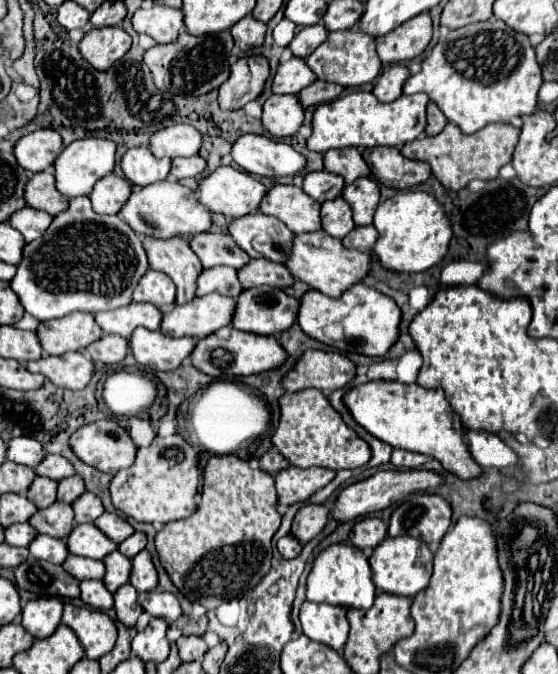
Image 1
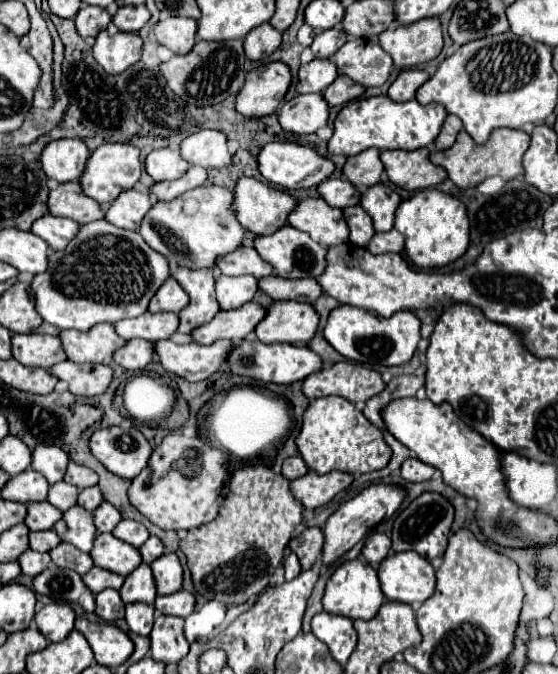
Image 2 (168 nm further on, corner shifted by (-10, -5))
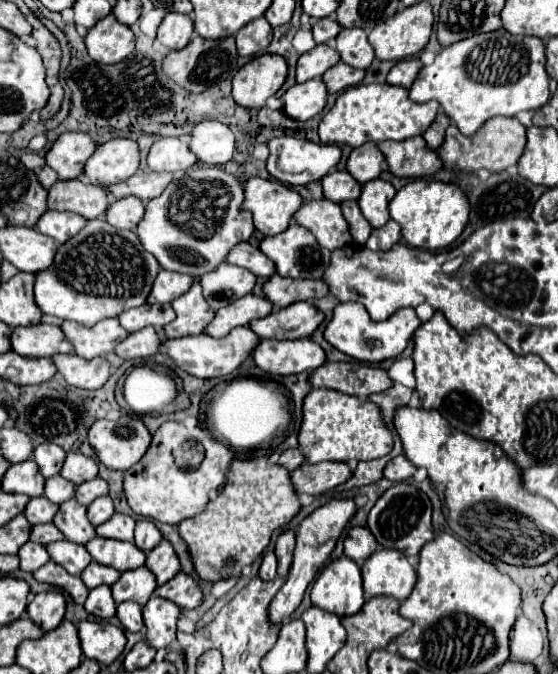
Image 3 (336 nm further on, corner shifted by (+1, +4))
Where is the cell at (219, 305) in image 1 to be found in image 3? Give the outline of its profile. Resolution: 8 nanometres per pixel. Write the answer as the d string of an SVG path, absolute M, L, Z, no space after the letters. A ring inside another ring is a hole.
M250 293L242 299L236 299L232 305L218 309L214 321L206 327L206 333L210 337L226 337L234 327L248 325L254 319L266 317L268 313L272 313L272 309L274 305L266 297Z

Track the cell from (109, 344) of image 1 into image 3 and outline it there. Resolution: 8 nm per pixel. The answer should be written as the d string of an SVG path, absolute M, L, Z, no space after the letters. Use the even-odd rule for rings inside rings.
M144 327L128 335L126 341L116 345L116 353L122 359L144 359L158 353L162 339L158 337L154 327Z

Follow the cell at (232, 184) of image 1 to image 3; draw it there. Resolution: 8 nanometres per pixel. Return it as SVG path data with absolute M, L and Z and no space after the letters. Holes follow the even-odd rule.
M252 177L244 183L244 209L252 211L254 227L264 235L278 235L290 227L294 213L300 209L302 197L292 187L276 179Z

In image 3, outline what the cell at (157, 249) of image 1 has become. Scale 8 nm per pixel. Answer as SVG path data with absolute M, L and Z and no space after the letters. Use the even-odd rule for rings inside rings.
M194 281L188 293L172 301L172 309L176 313L176 319L164 327L168 339L184 335L200 335L214 317L214 311L202 297L202 287L198 281Z

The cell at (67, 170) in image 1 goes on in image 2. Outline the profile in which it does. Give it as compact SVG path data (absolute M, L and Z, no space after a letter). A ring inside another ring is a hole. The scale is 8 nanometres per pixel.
M103 144L91 152L87 158L87 166L79 178L83 194L95 198L99 204L113 202L121 190L131 188L139 182L141 176L141 162L139 162L139 148L131 144Z

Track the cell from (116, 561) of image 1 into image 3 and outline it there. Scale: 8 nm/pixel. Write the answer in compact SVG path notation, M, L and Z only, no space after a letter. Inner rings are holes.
M140 567L122 573L122 577L112 585L112 597L116 603L130 599L140 605L146 605L156 587L156 577L152 577L152 573L146 567Z

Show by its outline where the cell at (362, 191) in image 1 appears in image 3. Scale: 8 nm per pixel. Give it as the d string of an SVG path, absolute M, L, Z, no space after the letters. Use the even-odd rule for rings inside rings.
M372 179L362 187L362 195L358 203L360 203L364 217L370 221L374 229L390 221L388 203L392 201L394 195L396 195L396 189L388 181L382 181L382 179Z

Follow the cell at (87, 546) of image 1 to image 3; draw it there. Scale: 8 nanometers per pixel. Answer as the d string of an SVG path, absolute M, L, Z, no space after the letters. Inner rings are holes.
M94 537L86 543L86 549L94 561L98 561L100 565L114 567L120 573L146 565L146 555L140 549L136 549L134 543Z

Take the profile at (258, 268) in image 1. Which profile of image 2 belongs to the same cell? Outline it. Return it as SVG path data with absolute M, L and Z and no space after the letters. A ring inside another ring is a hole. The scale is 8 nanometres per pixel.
M275 274L259 278L259 290L263 290L273 300L295 300L295 302L313 302L323 290L313 278L287 280Z

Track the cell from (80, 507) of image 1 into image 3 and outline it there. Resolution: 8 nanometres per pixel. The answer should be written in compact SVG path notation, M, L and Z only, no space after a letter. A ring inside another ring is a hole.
M108 495L96 499L96 501L92 501L88 505L88 519L90 519L90 523L94 527L98 527L100 523L108 521L112 515L114 515L114 503L112 503L112 499Z

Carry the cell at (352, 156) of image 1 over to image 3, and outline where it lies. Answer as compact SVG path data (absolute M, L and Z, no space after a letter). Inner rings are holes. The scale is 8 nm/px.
M364 143L362 147L356 147L348 157L348 173L358 183L368 183L372 179L378 179L384 165L384 153L374 143Z

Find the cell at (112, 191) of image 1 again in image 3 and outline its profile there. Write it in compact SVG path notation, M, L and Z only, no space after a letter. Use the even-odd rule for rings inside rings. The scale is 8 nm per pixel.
M136 197L114 201L106 211L106 221L116 229L136 229L144 217L144 203Z

